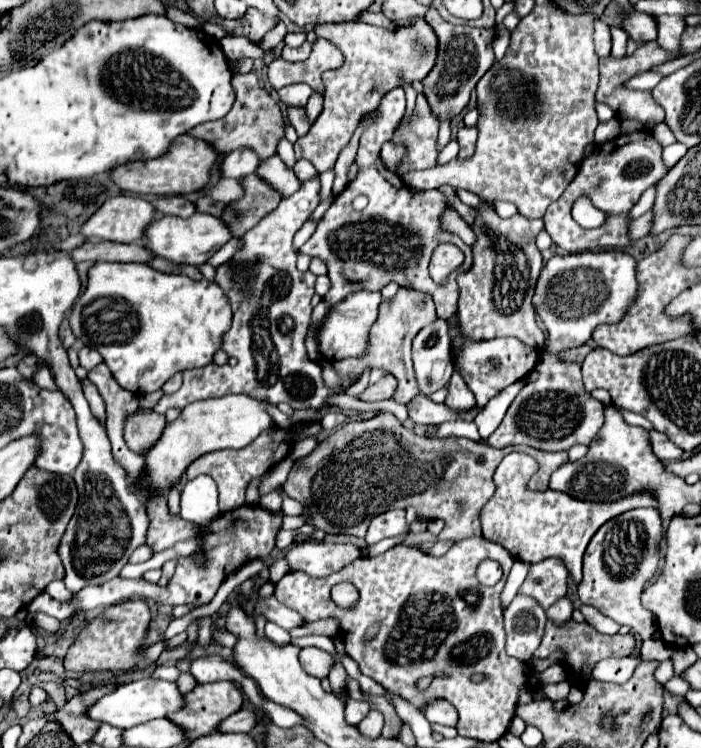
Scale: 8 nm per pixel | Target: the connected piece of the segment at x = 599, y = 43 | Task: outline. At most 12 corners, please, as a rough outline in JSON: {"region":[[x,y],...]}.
{"region":[[604,21],[594,23],[594,45],[600,57],[608,57],[610,29]]}

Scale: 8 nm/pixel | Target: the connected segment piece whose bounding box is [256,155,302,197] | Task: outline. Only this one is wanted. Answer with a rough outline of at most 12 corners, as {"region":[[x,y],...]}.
{"region":[[278,155],[262,161],[256,175],[268,179],[284,197],[302,181]]}

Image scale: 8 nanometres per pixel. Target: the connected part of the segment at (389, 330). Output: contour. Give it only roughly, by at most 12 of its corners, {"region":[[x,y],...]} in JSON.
{"region":[[398,291],[370,331],[368,355],[336,361],[340,377],[368,368],[398,379],[392,399],[418,395],[412,339],[438,319],[430,295]]}

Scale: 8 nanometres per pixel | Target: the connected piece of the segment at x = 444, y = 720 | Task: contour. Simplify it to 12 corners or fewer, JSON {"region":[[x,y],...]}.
{"region":[[446,699],[422,707],[430,723],[454,727],[456,709]]}

